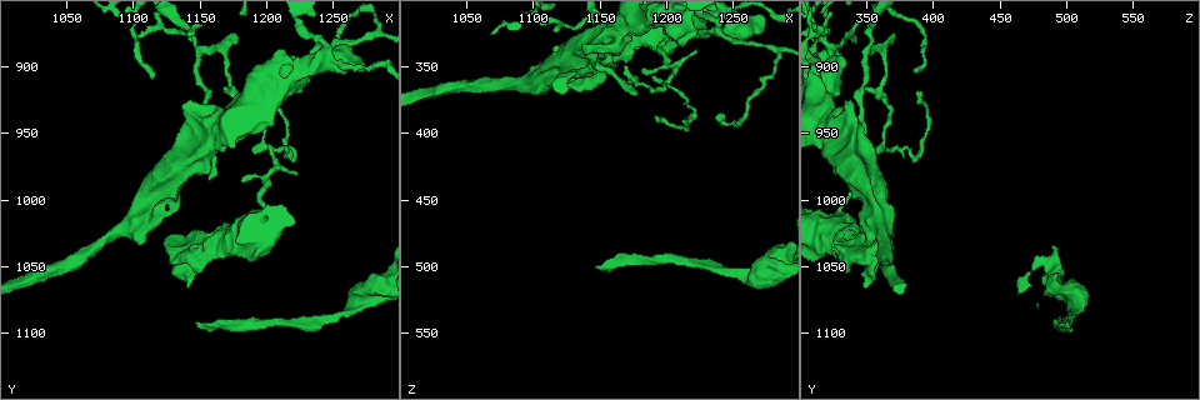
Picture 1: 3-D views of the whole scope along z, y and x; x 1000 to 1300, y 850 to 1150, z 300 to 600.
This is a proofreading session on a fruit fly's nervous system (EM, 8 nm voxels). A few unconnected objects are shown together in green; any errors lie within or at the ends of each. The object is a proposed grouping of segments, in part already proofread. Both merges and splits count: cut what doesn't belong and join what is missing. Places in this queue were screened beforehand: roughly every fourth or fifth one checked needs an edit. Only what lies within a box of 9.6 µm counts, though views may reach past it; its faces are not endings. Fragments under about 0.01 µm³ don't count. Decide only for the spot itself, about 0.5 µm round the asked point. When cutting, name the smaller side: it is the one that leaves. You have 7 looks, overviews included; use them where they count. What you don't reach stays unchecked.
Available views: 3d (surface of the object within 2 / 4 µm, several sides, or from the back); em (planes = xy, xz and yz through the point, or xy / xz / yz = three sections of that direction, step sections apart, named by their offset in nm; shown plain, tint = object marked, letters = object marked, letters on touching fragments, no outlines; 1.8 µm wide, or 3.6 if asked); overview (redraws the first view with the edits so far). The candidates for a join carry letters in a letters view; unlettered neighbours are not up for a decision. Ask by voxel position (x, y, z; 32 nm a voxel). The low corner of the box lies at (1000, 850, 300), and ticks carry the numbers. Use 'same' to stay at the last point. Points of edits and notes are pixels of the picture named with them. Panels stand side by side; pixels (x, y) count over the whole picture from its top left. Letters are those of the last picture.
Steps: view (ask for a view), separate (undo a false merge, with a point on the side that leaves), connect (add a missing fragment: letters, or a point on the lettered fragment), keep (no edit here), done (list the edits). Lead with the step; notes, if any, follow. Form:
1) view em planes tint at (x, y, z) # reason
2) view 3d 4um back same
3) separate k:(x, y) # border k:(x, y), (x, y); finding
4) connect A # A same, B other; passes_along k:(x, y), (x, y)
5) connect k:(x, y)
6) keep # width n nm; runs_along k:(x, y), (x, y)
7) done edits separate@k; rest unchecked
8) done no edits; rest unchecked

view em 3.6um planes tint at (1200, 960, 362) # abrupt turn

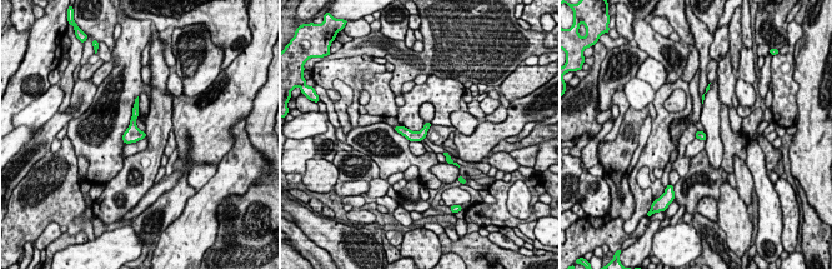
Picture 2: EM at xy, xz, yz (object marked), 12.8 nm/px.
view em 3.6um planes letters same

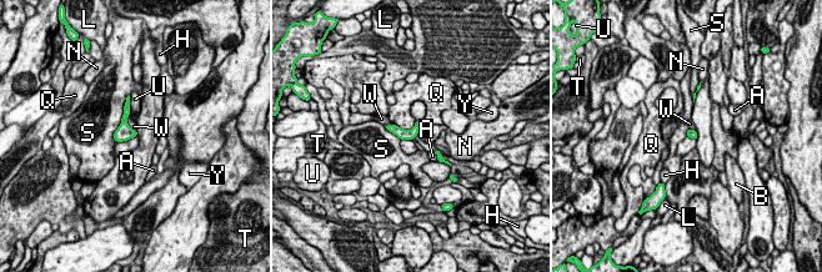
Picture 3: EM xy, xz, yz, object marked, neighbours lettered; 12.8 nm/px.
keep # width 120 nm; A other, B other, H other, L other, N other, Q other, S other, T other, U other, W other, Y other; runs_along 3:(417, 124), (410, 132), (389, 127); all the same neuron

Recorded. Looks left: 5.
view em xy step 8 plain at (1144, 956, 340) # thin arm on a thick one

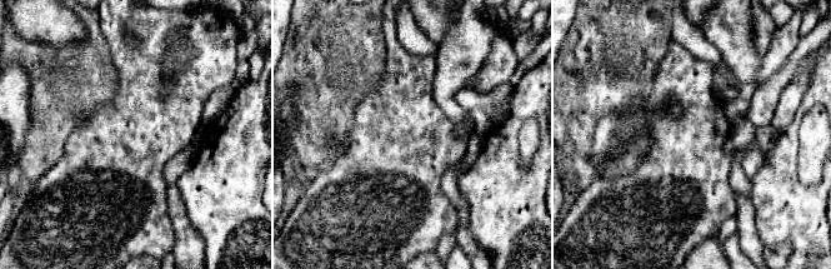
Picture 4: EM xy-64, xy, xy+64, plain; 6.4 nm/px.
view em xy step 8 letters same

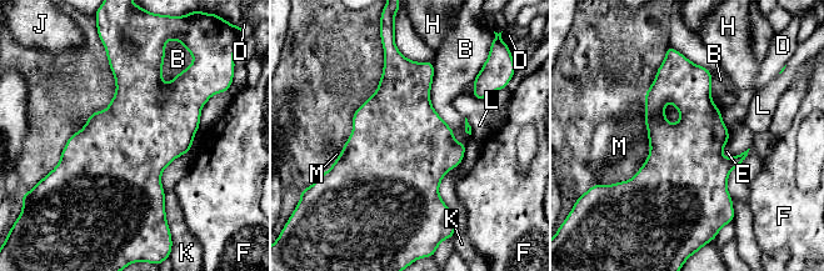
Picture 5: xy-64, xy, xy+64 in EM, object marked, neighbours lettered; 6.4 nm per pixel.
separate 5:(738, 160) # B other, D other, E other, F other, H other, J other, K other, L other, M other; border 5:(733, 157), (730, 167); two neurons meet here

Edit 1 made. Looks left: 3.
view em planes letters at (1198, 1016, 342) # stops while still wide

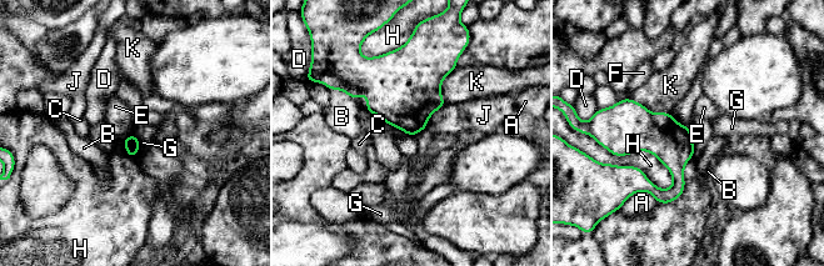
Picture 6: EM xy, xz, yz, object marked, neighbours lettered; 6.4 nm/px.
keep # A other, B other, C other, D other, E other, F other, G other, H other, J other, K other; no lettered fragment goes on from it

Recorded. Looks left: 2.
done edits separate@5; rest unchecked

